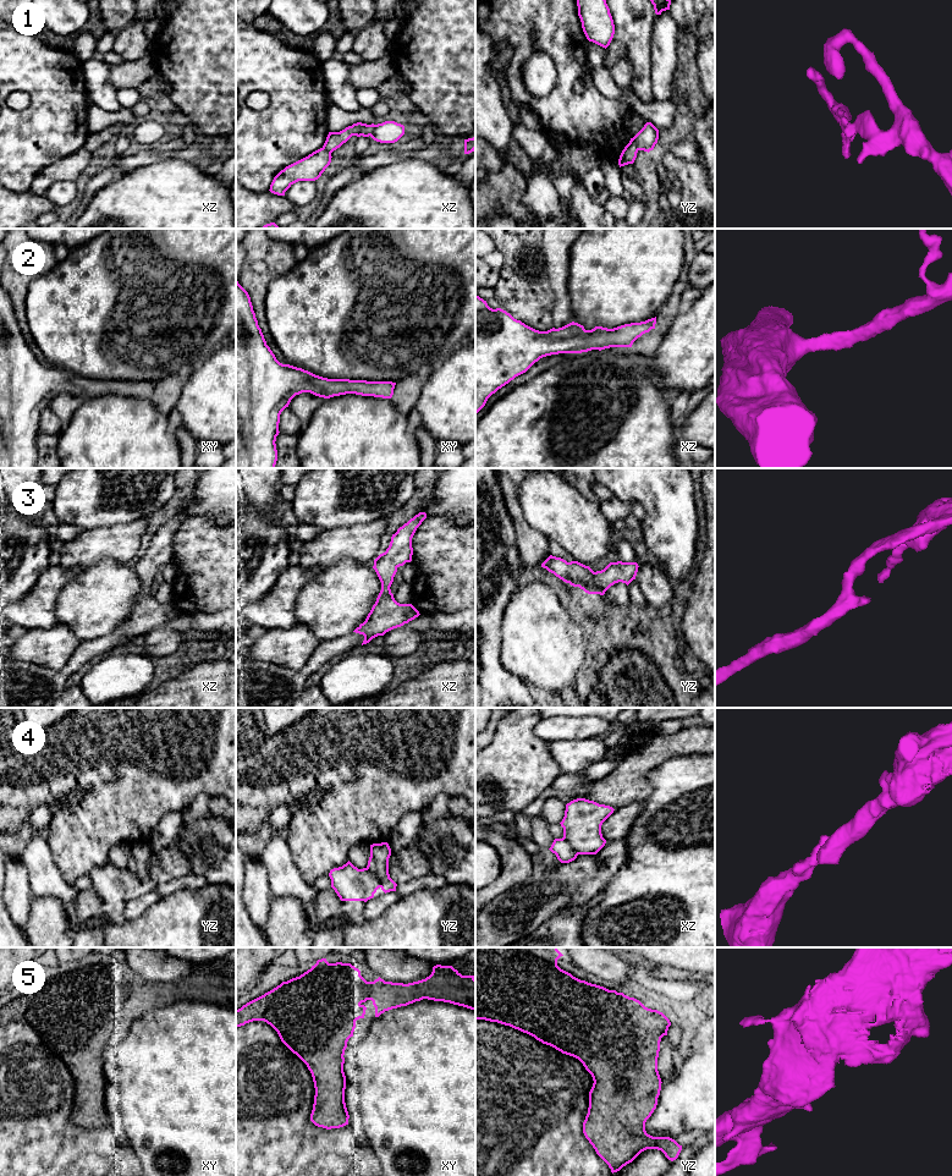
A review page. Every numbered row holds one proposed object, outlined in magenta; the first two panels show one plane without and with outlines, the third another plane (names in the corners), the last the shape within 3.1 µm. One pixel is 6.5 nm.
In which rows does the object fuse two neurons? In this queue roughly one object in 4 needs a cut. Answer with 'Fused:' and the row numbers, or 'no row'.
Fused: 1

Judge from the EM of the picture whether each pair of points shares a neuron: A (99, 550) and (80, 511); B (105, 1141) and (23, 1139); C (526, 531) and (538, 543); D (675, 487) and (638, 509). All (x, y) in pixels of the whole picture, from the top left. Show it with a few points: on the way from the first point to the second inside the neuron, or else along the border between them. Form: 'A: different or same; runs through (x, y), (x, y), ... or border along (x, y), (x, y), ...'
A: different; border along (116, 523), (84, 531)
B: same; runs through (84, 1141), (44, 1141)
C: same; runs through (528, 533), (535, 540)
D: different; border along (629, 500), (637, 500), (643, 506), (642, 520)

